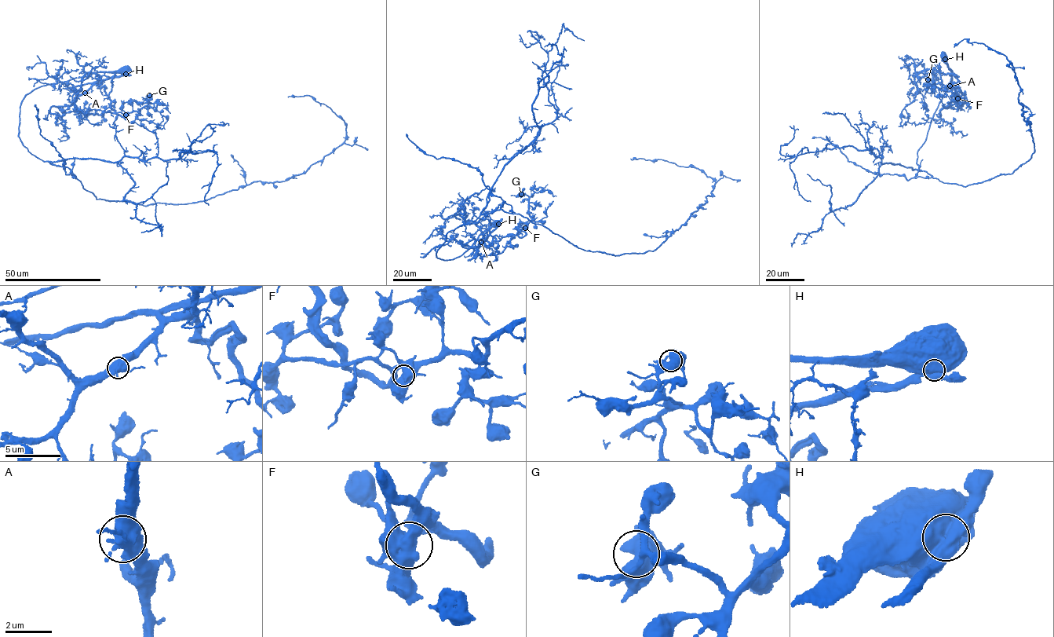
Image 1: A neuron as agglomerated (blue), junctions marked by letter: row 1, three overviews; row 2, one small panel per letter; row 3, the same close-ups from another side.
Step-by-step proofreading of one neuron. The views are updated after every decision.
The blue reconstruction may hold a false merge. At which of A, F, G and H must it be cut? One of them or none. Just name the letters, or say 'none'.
H

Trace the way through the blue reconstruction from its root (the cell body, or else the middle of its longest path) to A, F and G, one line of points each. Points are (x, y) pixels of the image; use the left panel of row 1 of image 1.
A: (124, 70), (119, 75), (98, 81), (85, 93)
F: (124, 70), (122, 75), (97, 82), (100, 88), (103, 87), (114, 113), (125, 115)
G: (124, 70), (97, 82), (114, 113), (122, 116), (140, 111), (151, 103), (149, 95)

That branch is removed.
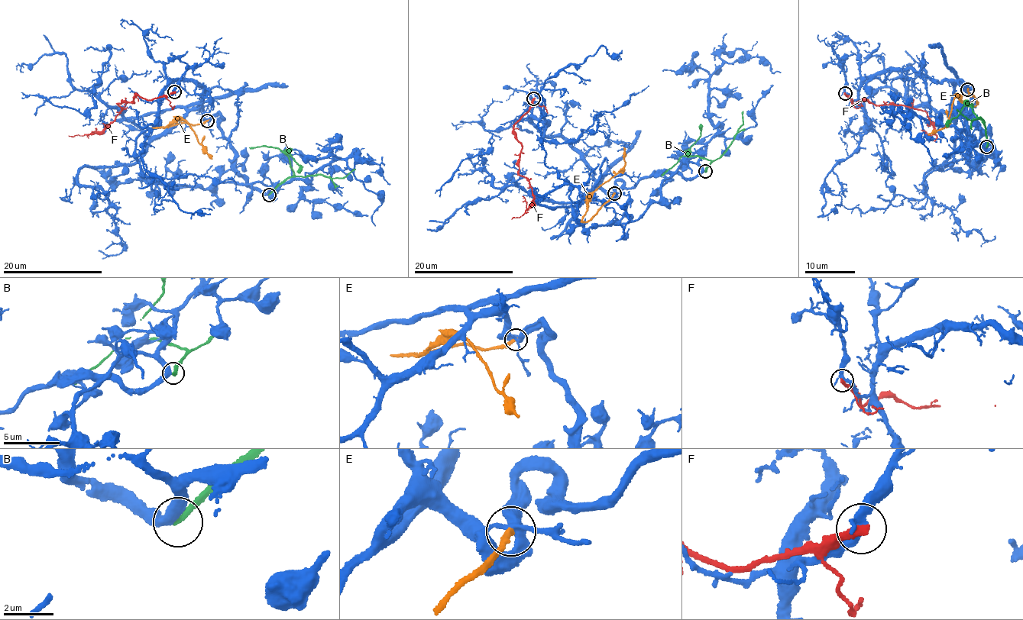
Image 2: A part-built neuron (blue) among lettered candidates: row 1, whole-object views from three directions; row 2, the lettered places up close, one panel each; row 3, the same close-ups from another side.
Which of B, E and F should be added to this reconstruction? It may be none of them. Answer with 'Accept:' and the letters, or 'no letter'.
Accept: no letter

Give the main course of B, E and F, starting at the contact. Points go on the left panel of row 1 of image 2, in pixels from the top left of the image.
B: (269, 194), (291, 176), (321, 174), (327, 177), (343, 178), (355, 169)
E: (207, 121), (154, 127), (165, 127), (184, 121), (194, 131), (198, 143), (212, 156), (211, 159)
F: (174, 92), (150, 99), (138, 95), (134, 97), (133, 102), (118, 103), (121, 111), (99, 132), (68, 136)

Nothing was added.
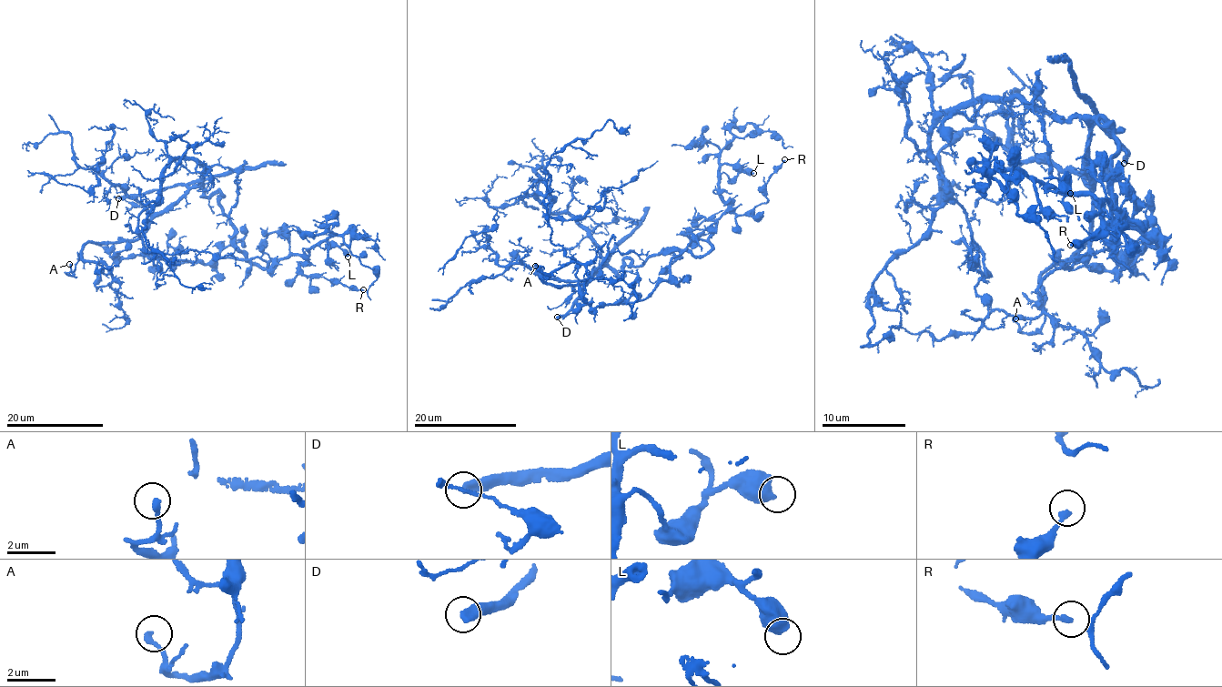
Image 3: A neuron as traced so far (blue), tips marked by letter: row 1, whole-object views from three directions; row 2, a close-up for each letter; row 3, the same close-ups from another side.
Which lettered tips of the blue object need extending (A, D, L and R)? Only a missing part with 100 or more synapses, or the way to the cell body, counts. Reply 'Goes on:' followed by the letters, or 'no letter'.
Goes on: D

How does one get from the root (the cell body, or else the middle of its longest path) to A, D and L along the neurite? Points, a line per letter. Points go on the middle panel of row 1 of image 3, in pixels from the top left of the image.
A: (610, 266), (595, 267), (584, 285), (562, 286), (543, 283), (541, 277), (549, 277), (548, 274), (535, 266)
D: (610, 266), (602, 265), (596, 270), (572, 307), (557, 317)
L: (610, 266), (621, 270), (668, 250), (701, 256), (728, 207), (719, 176), (732, 180), (753, 173)

